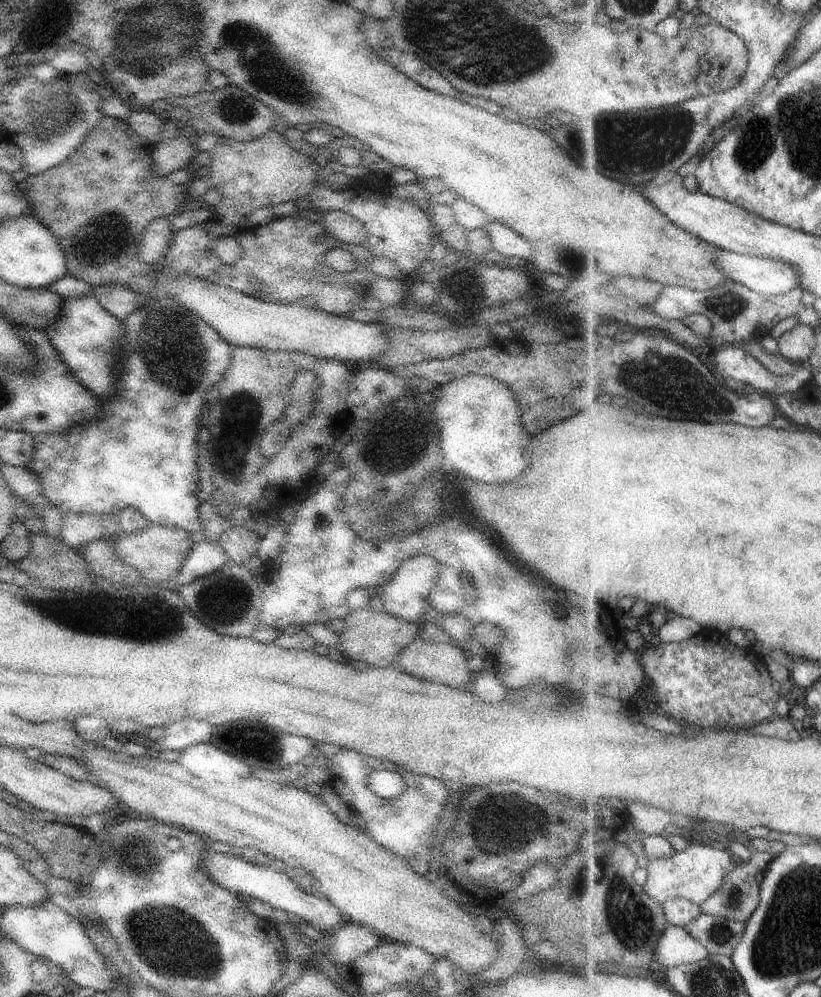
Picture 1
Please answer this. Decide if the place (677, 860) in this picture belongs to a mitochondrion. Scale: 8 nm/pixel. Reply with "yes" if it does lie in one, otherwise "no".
no

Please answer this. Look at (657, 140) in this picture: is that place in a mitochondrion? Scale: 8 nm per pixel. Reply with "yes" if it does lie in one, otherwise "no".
yes

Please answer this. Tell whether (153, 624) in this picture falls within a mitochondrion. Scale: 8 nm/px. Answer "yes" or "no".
yes

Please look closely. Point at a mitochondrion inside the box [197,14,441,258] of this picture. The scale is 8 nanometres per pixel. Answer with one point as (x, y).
(247, 41)

